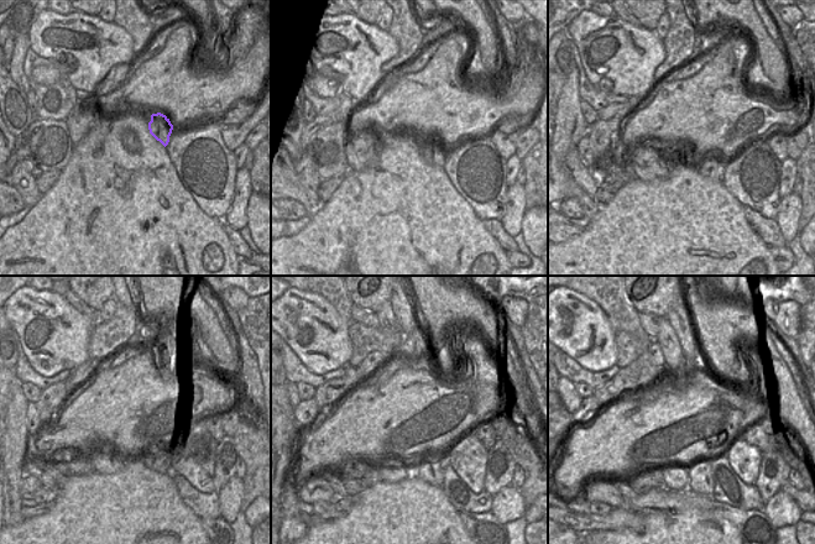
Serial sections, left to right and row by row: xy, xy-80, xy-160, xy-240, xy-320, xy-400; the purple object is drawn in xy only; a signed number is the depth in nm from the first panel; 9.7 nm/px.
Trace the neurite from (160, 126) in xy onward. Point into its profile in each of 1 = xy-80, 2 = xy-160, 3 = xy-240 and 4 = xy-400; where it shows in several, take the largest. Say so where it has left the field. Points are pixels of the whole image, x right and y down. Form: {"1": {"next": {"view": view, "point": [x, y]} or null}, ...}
{"1": {"next": {"view": "xy-80", "point": [438, 157]}}, "2": {"next": {"view": "xy-160", "point": [711, 166]}}, "3": {"next": {"view": "xy-240", "point": [156, 458]}}, "4": {"next": {"view": "xy-400", "point": [700, 474]}}}

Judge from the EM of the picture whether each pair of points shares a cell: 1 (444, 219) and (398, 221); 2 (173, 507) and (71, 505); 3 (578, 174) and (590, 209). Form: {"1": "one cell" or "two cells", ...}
{"1": "one cell", "2": "one cell", "3": "two cells"}

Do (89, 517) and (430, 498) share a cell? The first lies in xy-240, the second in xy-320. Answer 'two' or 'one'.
one

